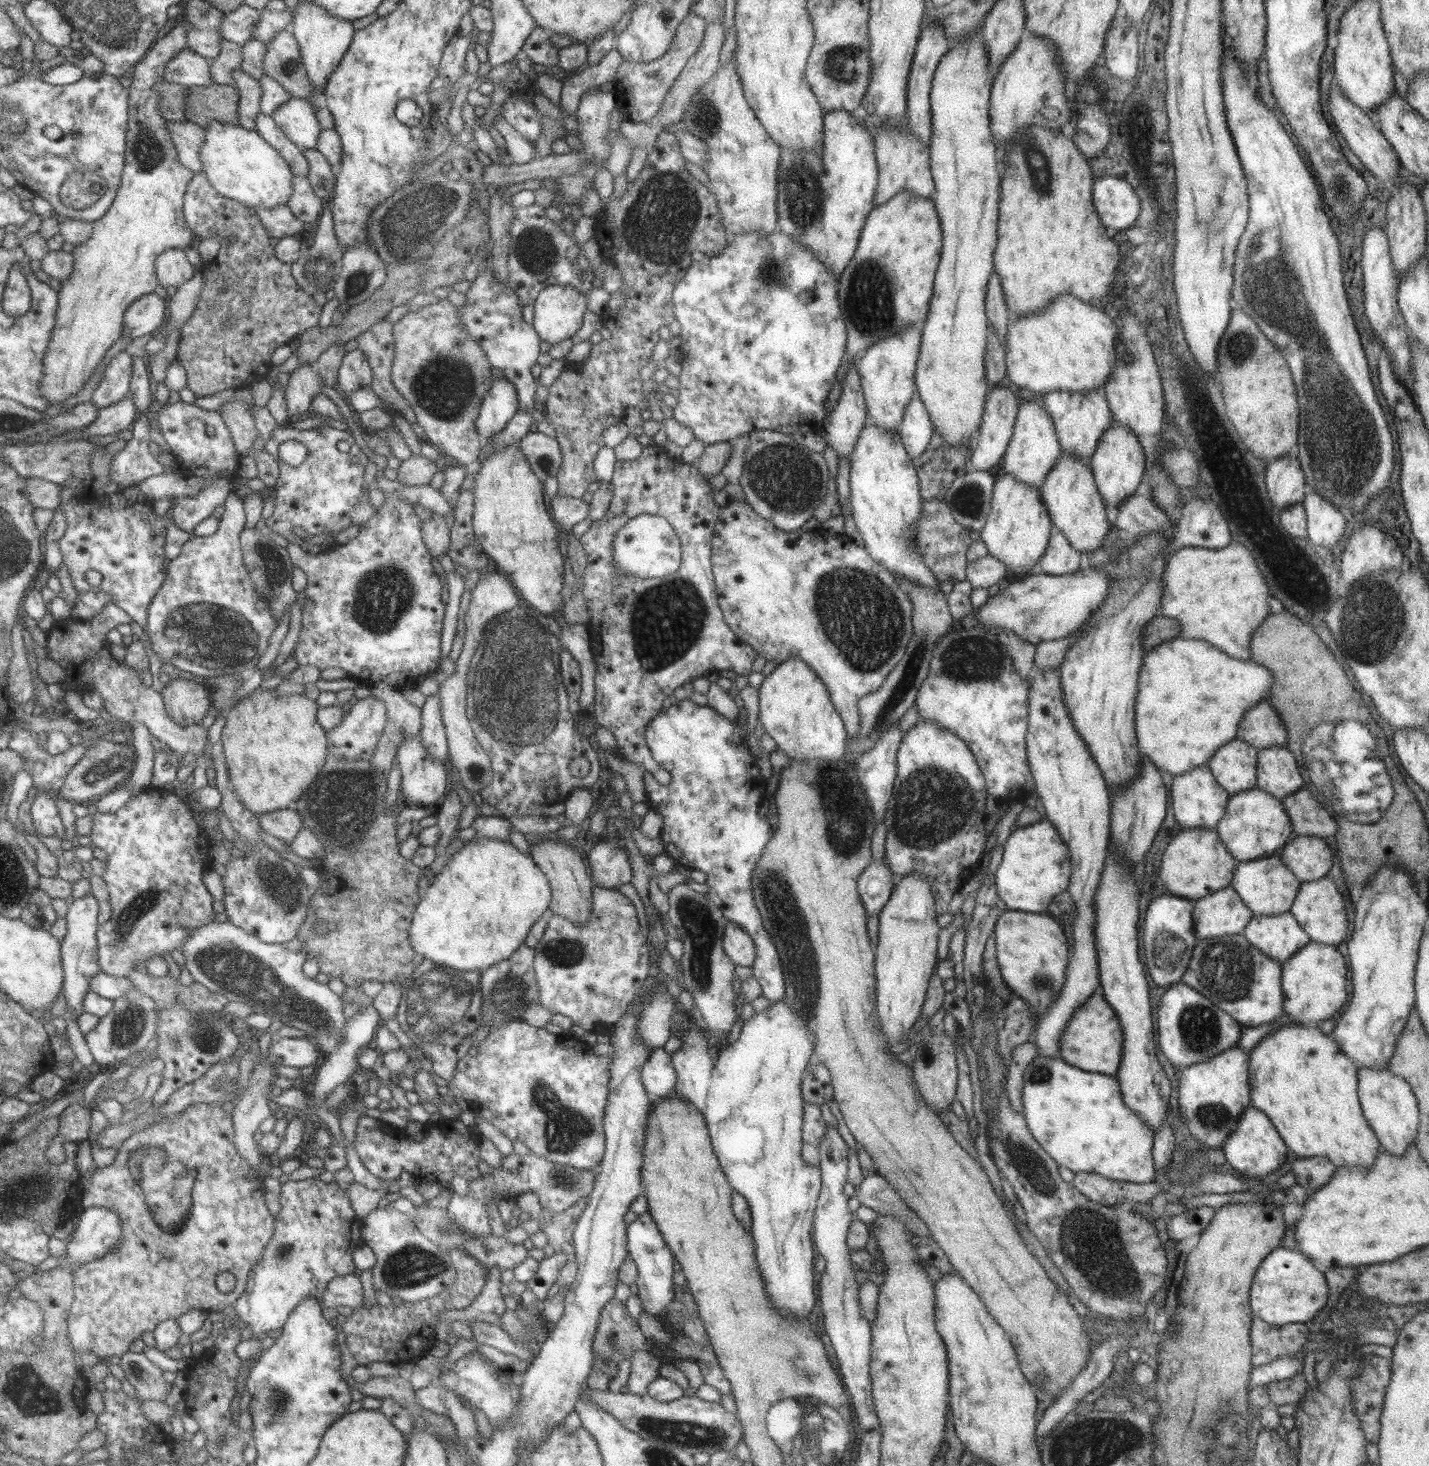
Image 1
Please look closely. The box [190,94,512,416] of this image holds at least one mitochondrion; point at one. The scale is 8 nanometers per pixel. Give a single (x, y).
(410, 220)

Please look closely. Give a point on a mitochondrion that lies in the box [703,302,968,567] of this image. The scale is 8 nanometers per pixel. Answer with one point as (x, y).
(784, 477)

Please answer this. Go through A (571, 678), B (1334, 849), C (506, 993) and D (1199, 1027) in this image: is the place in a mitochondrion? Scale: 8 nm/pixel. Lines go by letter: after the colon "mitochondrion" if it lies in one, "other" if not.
A: mitochondrion
B: other
C: mitochondrion
D: mitochondrion

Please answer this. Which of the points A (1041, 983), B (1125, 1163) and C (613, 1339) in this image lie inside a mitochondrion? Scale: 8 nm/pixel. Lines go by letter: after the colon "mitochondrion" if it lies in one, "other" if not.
A: mitochondrion
B: other
C: mitochondrion

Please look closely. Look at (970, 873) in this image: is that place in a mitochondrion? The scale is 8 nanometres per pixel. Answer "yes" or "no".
no

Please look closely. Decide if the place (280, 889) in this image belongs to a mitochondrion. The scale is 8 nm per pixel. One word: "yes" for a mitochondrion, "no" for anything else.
yes

